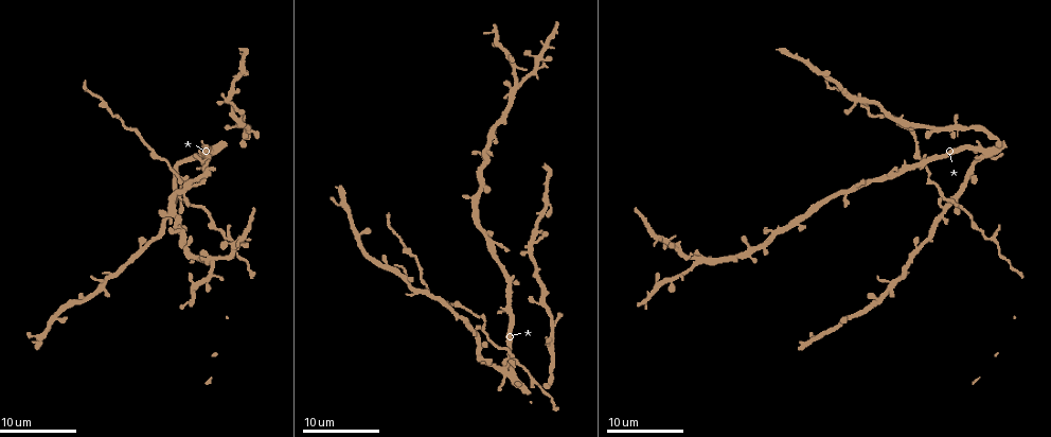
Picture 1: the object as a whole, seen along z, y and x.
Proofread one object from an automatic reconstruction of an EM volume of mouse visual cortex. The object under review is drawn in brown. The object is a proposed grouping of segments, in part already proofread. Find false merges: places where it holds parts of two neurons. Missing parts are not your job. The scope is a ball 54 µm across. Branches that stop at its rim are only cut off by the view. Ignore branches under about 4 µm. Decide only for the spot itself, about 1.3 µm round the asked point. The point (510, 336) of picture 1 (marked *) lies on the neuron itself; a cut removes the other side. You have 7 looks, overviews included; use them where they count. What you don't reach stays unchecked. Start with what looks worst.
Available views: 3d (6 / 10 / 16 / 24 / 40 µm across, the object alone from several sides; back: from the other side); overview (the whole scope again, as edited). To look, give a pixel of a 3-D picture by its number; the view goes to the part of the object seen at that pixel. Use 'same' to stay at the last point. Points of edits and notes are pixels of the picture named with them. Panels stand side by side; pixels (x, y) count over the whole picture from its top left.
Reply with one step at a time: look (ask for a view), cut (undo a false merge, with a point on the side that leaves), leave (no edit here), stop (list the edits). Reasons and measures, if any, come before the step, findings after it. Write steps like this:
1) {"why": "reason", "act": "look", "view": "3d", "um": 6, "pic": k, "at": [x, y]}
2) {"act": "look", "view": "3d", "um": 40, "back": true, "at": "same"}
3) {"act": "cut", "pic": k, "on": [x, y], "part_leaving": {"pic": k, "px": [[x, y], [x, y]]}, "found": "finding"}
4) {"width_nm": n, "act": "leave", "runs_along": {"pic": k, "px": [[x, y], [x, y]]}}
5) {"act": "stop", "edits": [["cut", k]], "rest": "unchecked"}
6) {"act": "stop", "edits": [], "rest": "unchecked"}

{"why": "arms part here", "act": "look", "view": "3d", "um": 10, "pic": 1, "at": [484, 332]}

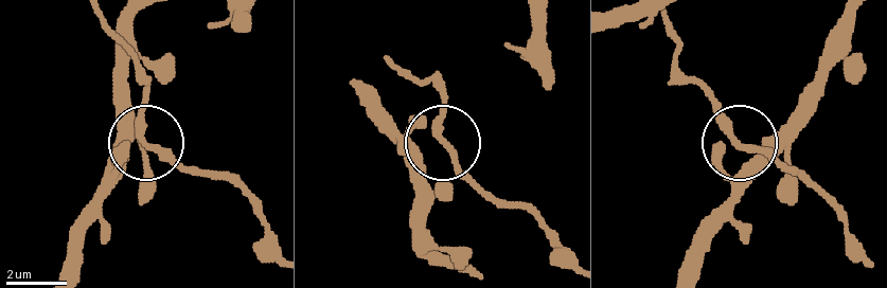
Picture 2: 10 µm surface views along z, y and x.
{"act": "look", "view": "3d", "um": 6, "pic": 2, "at": [149, 143]}

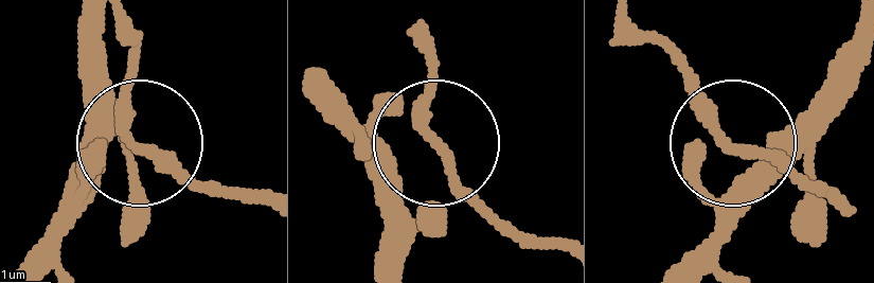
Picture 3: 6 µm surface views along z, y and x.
{"act": "leave", "found": "continuous, no second neuron"}

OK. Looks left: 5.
{"why": "small branch off a trunk", "act": "look", "view": "3d", "um": 10, "pic": 1, "at": [214, 263]}

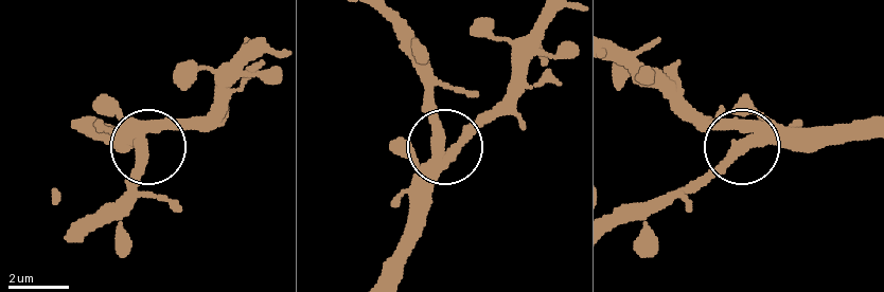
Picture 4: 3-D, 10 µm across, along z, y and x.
{"arms": 3, "act": "leave", "found": "all the same neuron"}

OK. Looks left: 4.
{"why": "sudden change in width", "act": "look", "view": "3d", "um": 10, "pic": 1, "at": [107, 111]}

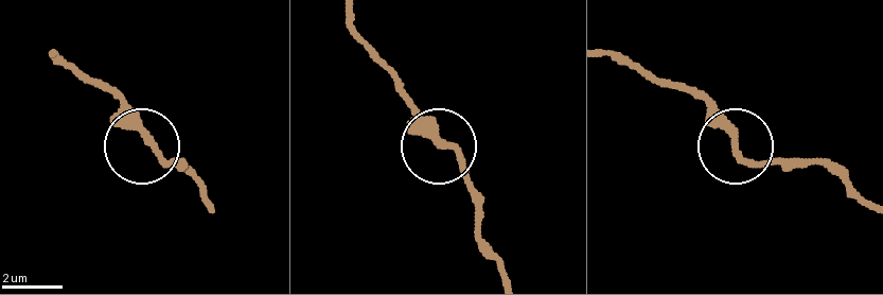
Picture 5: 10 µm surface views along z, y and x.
{"act": "leave", "runs_along": {"pic": 5, "px": [[211, 203], [107, 91]]}, "found": "all the same neuron"}

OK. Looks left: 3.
{"why": "narrows sharply", "act": "look", "view": "3d", "um": 16, "pic": 1, "at": [186, 162]}

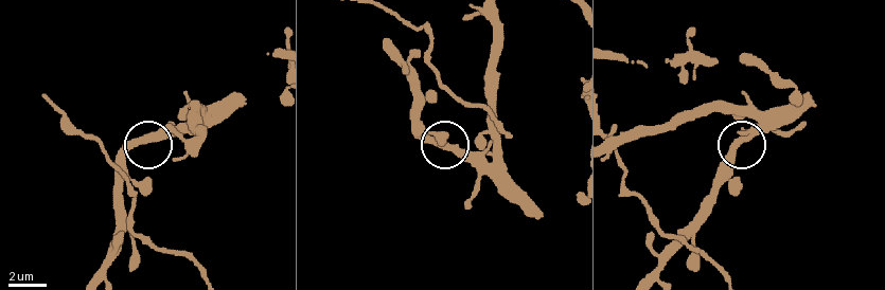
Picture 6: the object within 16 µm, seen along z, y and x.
{"why": "zoom in", "act": "look", "view": "3d", "um": 6, "pic": 6, "at": [143, 138]}

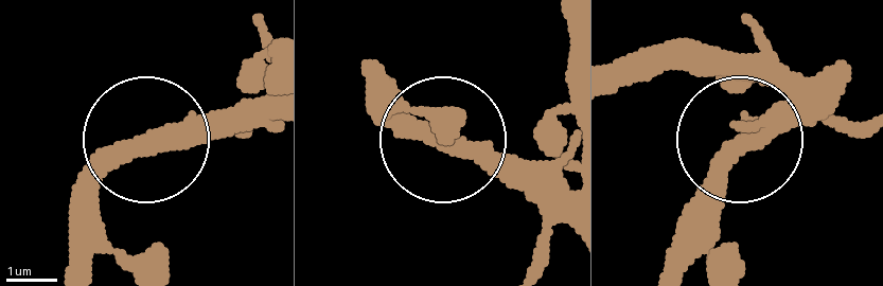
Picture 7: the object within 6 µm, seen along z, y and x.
{"act": "leave", "found": "continuous, no second neuron"}

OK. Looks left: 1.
{"act": "stop", "edits": [], "rest": "unchecked"}

